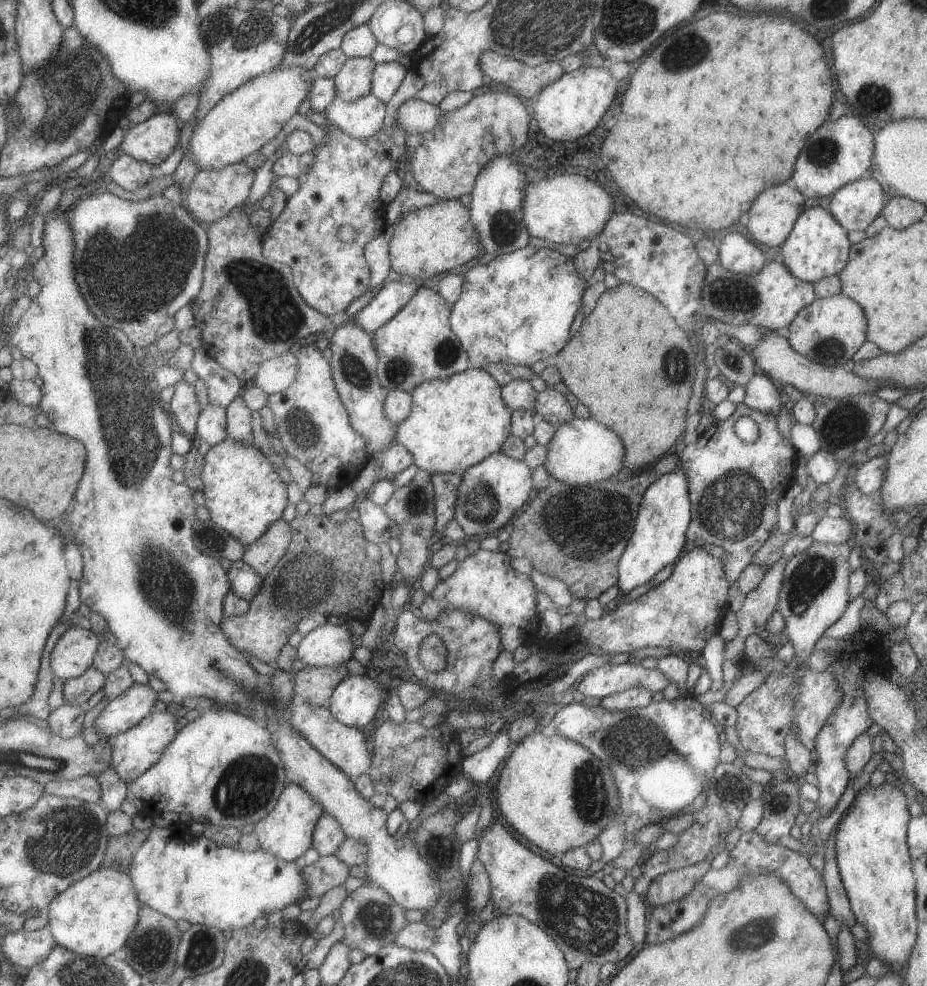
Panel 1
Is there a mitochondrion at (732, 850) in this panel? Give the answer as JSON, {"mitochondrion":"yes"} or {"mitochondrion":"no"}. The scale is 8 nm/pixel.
{"mitochondrion":"no"}

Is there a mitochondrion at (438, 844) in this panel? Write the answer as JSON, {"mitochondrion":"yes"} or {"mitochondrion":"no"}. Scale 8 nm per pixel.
{"mitochondrion":"yes"}

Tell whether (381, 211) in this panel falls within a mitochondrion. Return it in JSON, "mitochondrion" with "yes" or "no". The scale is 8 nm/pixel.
{"mitochondrion":"no"}

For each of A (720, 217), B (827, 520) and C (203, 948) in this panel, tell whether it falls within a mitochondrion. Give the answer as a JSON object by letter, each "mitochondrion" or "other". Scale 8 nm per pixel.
{"A":"other","B":"other","C":"mitochondrion"}

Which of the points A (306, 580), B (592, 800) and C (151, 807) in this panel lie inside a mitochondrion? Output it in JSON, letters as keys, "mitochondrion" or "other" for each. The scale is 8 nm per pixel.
{"A":"mitochondrion","B":"mitochondrion","C":"other"}

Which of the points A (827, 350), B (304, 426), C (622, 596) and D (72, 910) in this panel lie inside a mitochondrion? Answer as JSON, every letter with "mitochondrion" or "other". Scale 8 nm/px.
{"A":"mitochondrion","B":"mitochondrion","C":"other","D":"other"}

